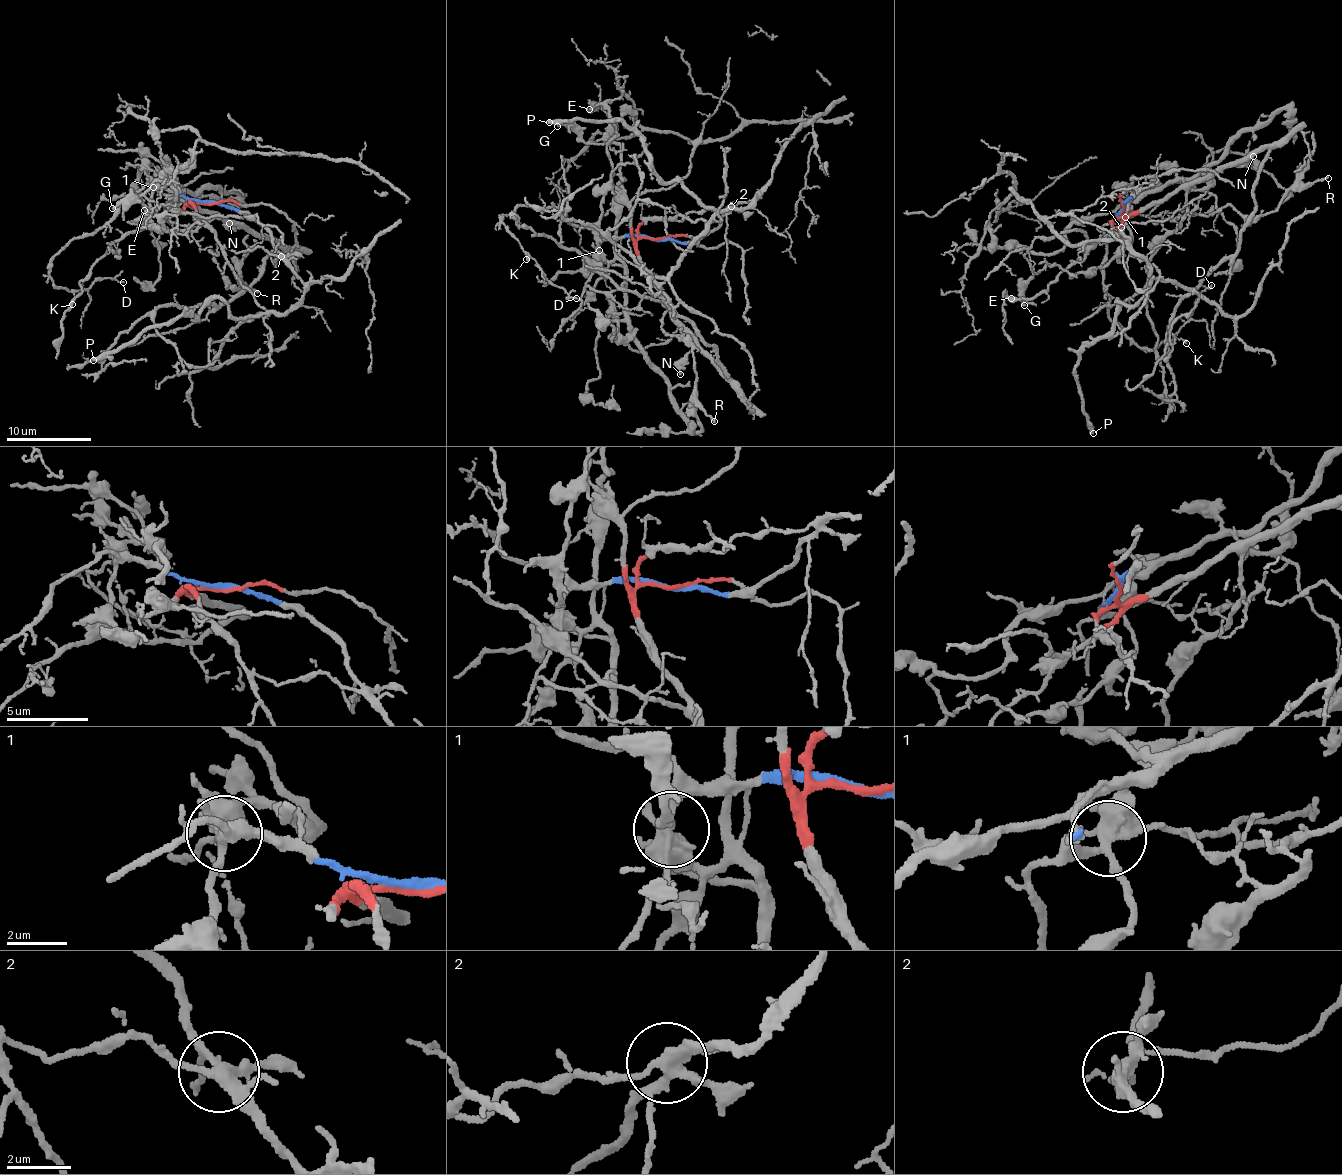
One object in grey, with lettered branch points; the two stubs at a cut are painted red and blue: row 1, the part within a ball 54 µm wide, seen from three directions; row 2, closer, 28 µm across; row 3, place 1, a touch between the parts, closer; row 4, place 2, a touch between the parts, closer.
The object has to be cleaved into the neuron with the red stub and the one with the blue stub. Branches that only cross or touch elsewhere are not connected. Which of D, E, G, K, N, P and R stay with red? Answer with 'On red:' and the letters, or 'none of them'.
On red: E, G, N, R

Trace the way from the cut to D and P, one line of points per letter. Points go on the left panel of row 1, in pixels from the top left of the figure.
D: (208, 203), (143, 184), (103, 225), (75, 236), (53, 258), (50, 274), (66, 291), (100, 279), (123, 281)
P: (208, 203), (270, 232), (304, 296), (286, 312), (237, 318), (213, 297), (93, 361)

